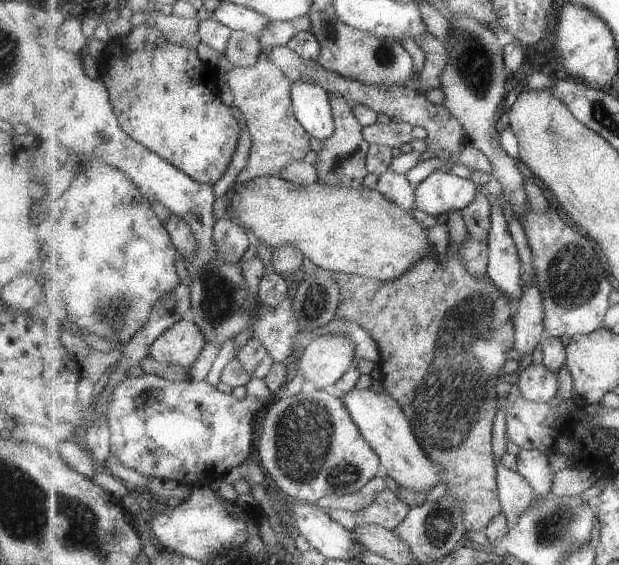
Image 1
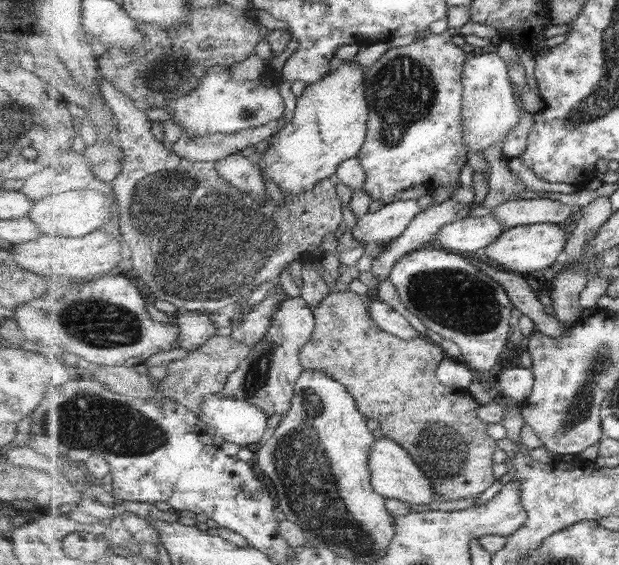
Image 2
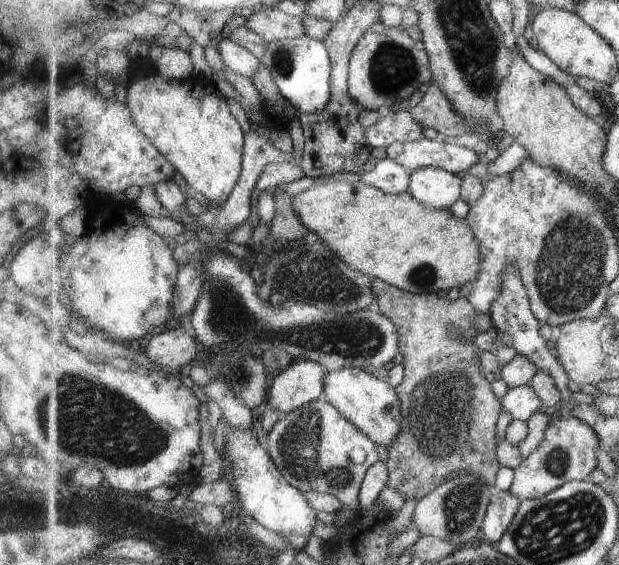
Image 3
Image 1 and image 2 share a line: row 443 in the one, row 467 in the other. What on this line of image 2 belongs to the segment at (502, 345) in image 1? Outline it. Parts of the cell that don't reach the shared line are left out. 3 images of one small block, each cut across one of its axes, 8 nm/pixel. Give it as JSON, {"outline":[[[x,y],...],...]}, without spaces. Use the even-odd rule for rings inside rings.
{"outline":[[[349,289],[345,290],[345,292],[333,291],[329,294],[329,296],[314,309],[314,313],[316,314],[316,328],[312,339],[301,349],[301,364],[304,365],[305,369],[320,370],[327,376],[343,384],[343,386],[346,386],[347,390],[349,390],[353,398],[357,401],[360,411],[364,413],[366,417],[378,420],[381,424],[380,428],[382,434],[385,437],[391,437],[391,439],[401,444],[402,448],[407,449],[409,455],[424,469],[425,474],[431,478],[433,488],[435,488],[435,492],[439,494],[439,498],[442,500],[478,498],[487,488],[491,488],[493,483],[498,479],[495,478],[495,474],[493,474],[493,464],[495,464],[495,462],[493,462],[493,454],[495,454],[495,450],[497,450],[499,441],[489,436],[489,432],[487,432],[487,421],[483,421],[483,419],[479,417],[479,413],[477,413],[477,410],[481,408],[481,404],[465,390],[449,389],[438,379],[437,369],[440,367],[441,361],[447,357],[444,348],[440,344],[432,342],[425,336],[419,336],[419,338],[415,338],[415,340],[403,340],[403,338],[399,338],[399,336],[395,336],[395,334],[391,334],[391,332],[385,332],[381,326],[377,326],[372,320],[368,310],[370,300],[373,296],[371,292],[359,295]]]}

